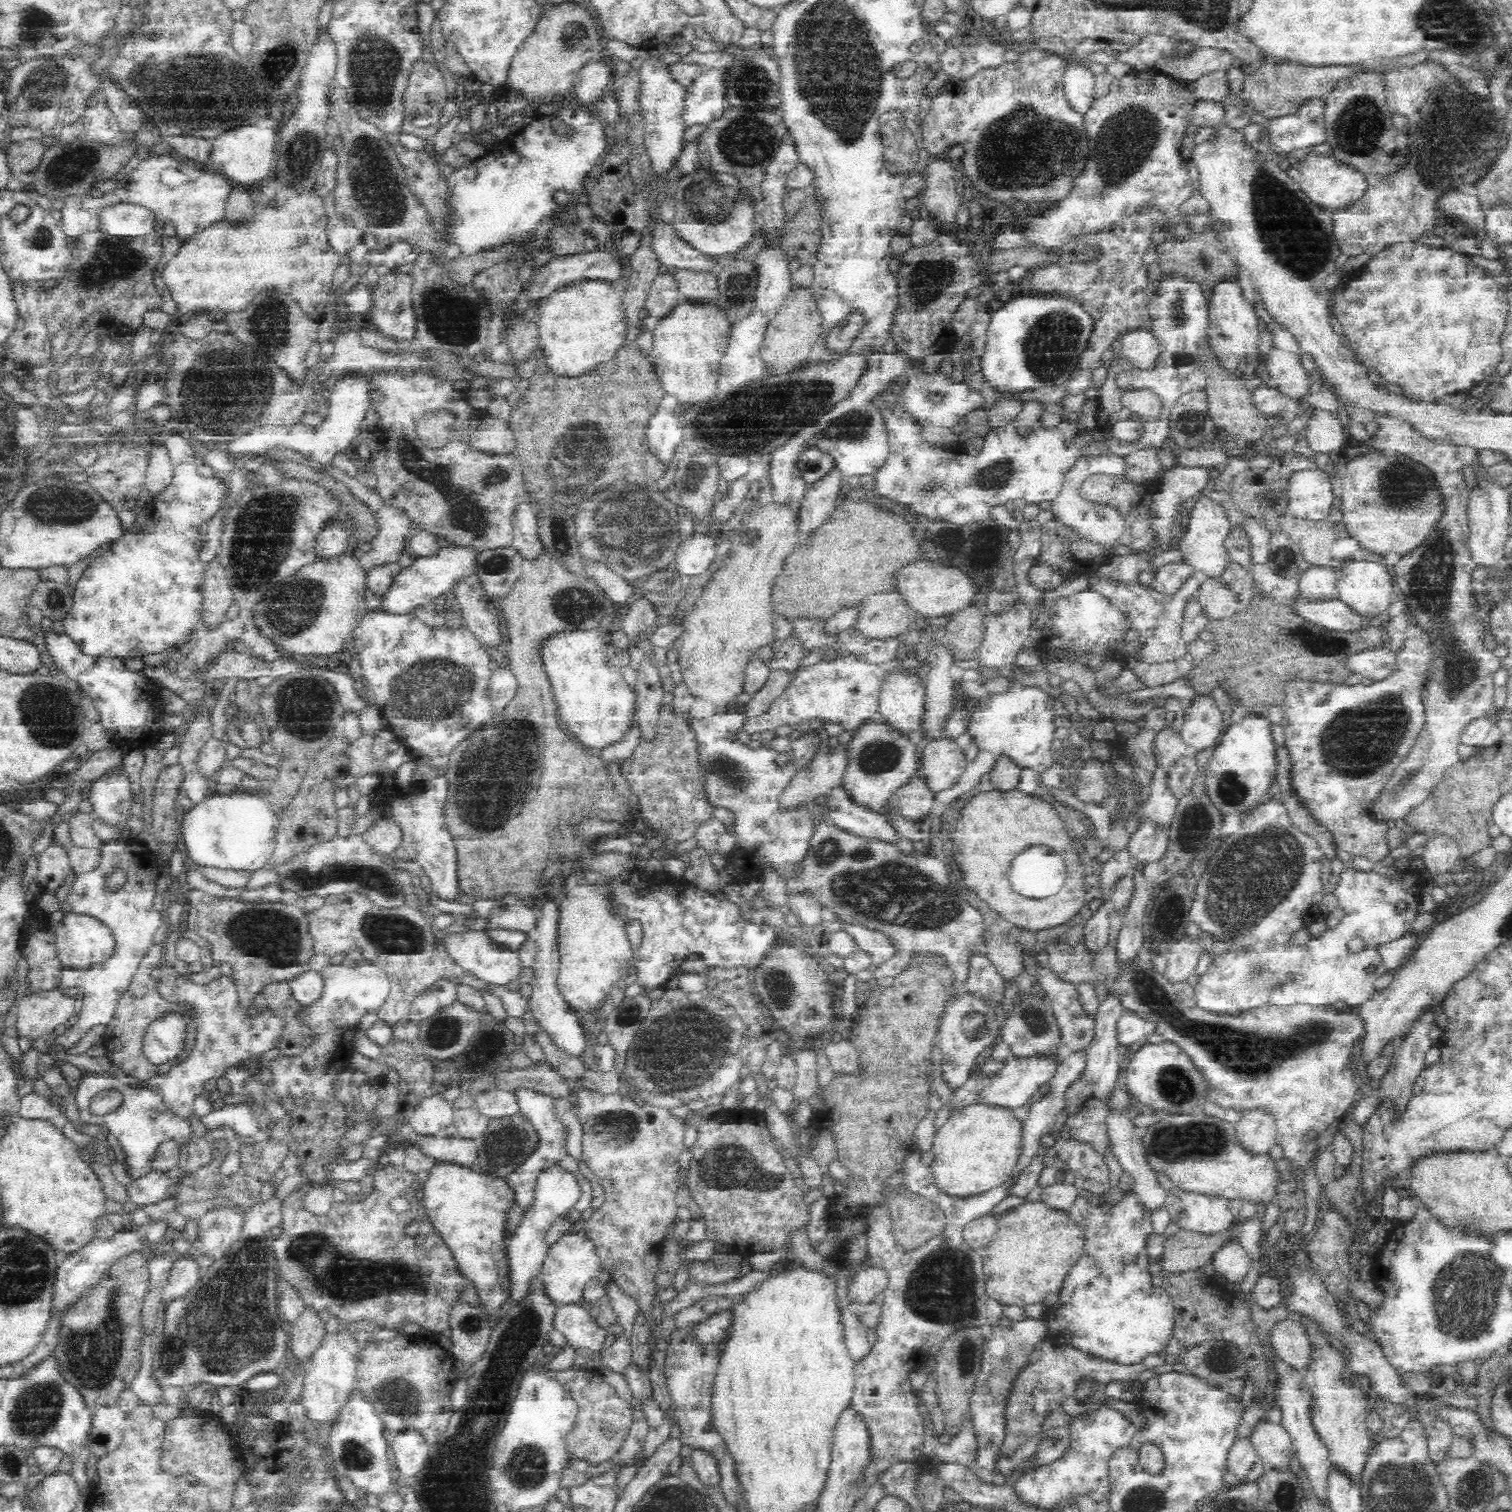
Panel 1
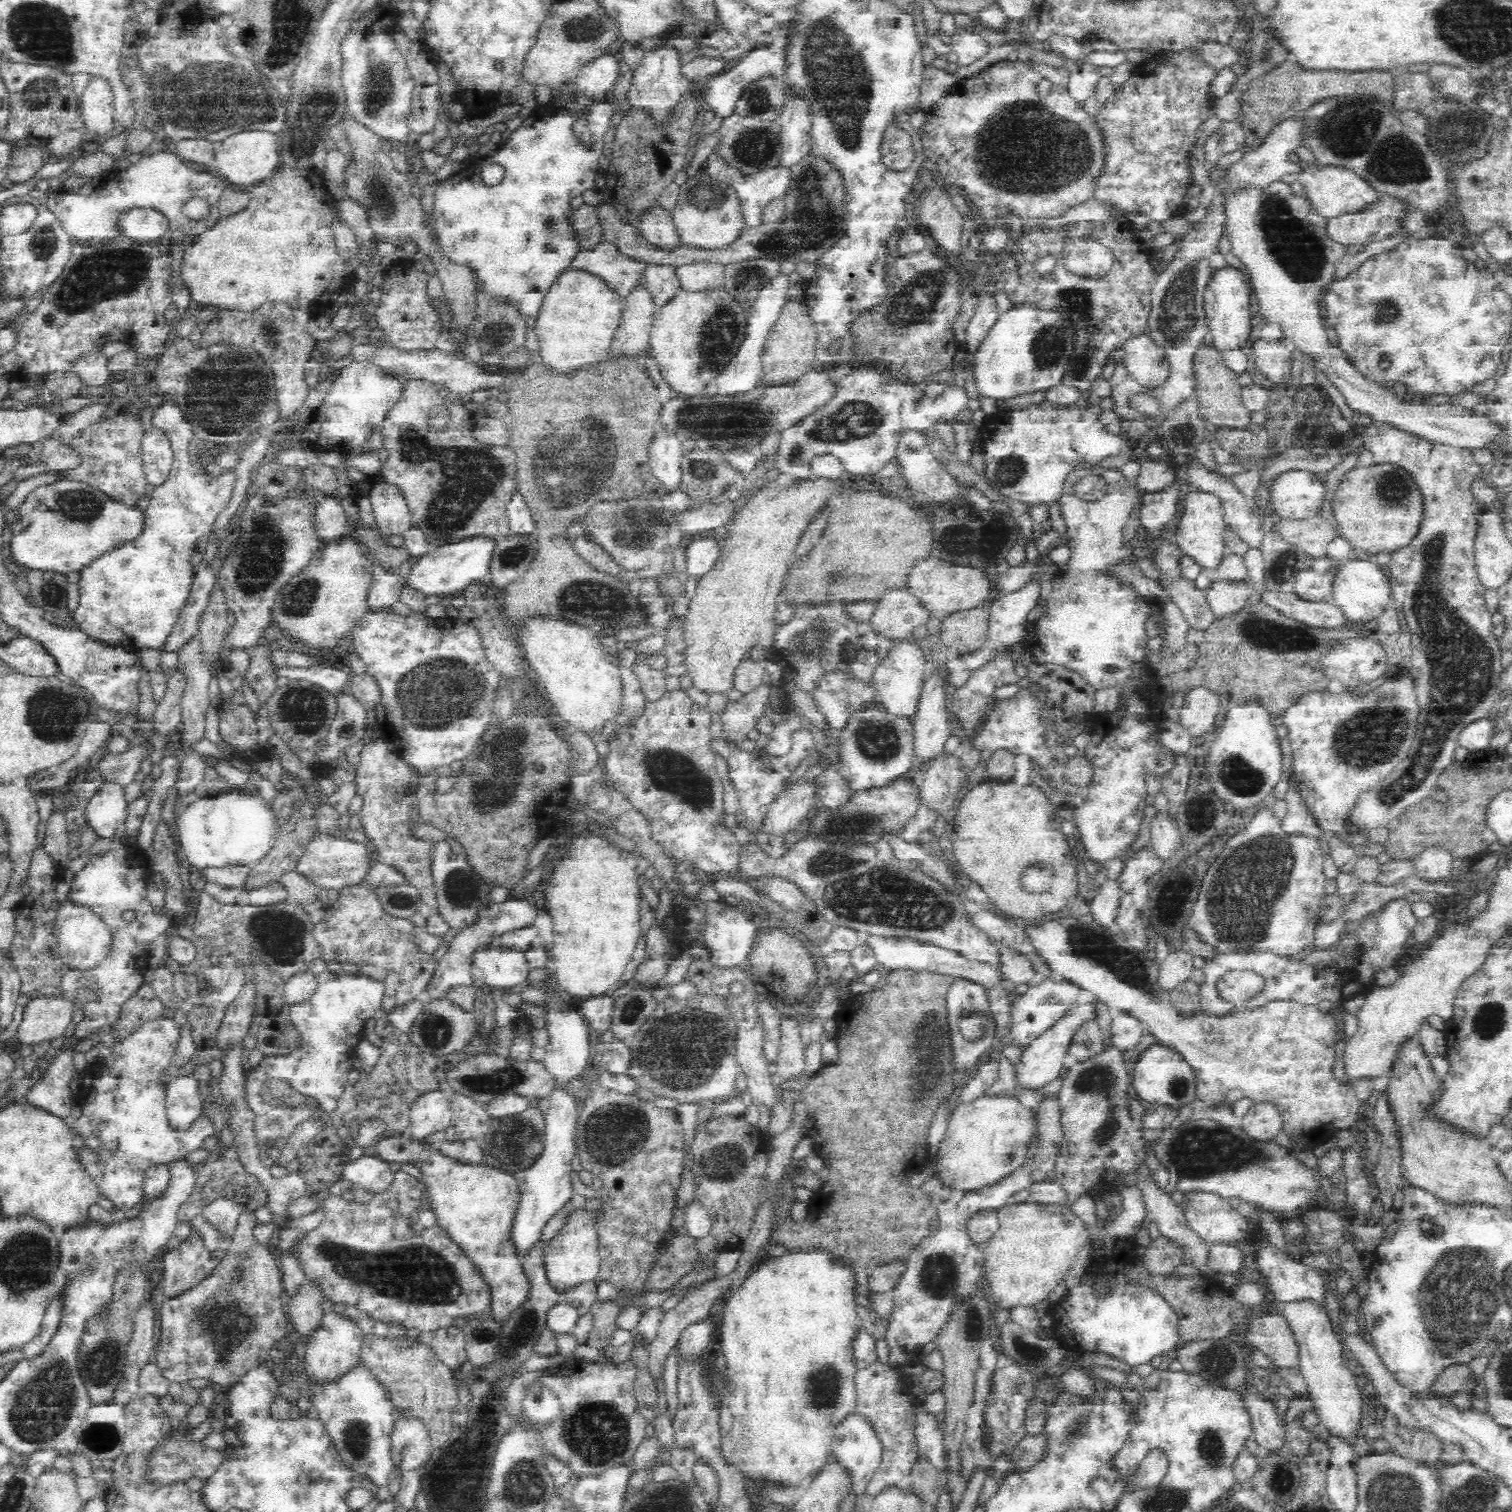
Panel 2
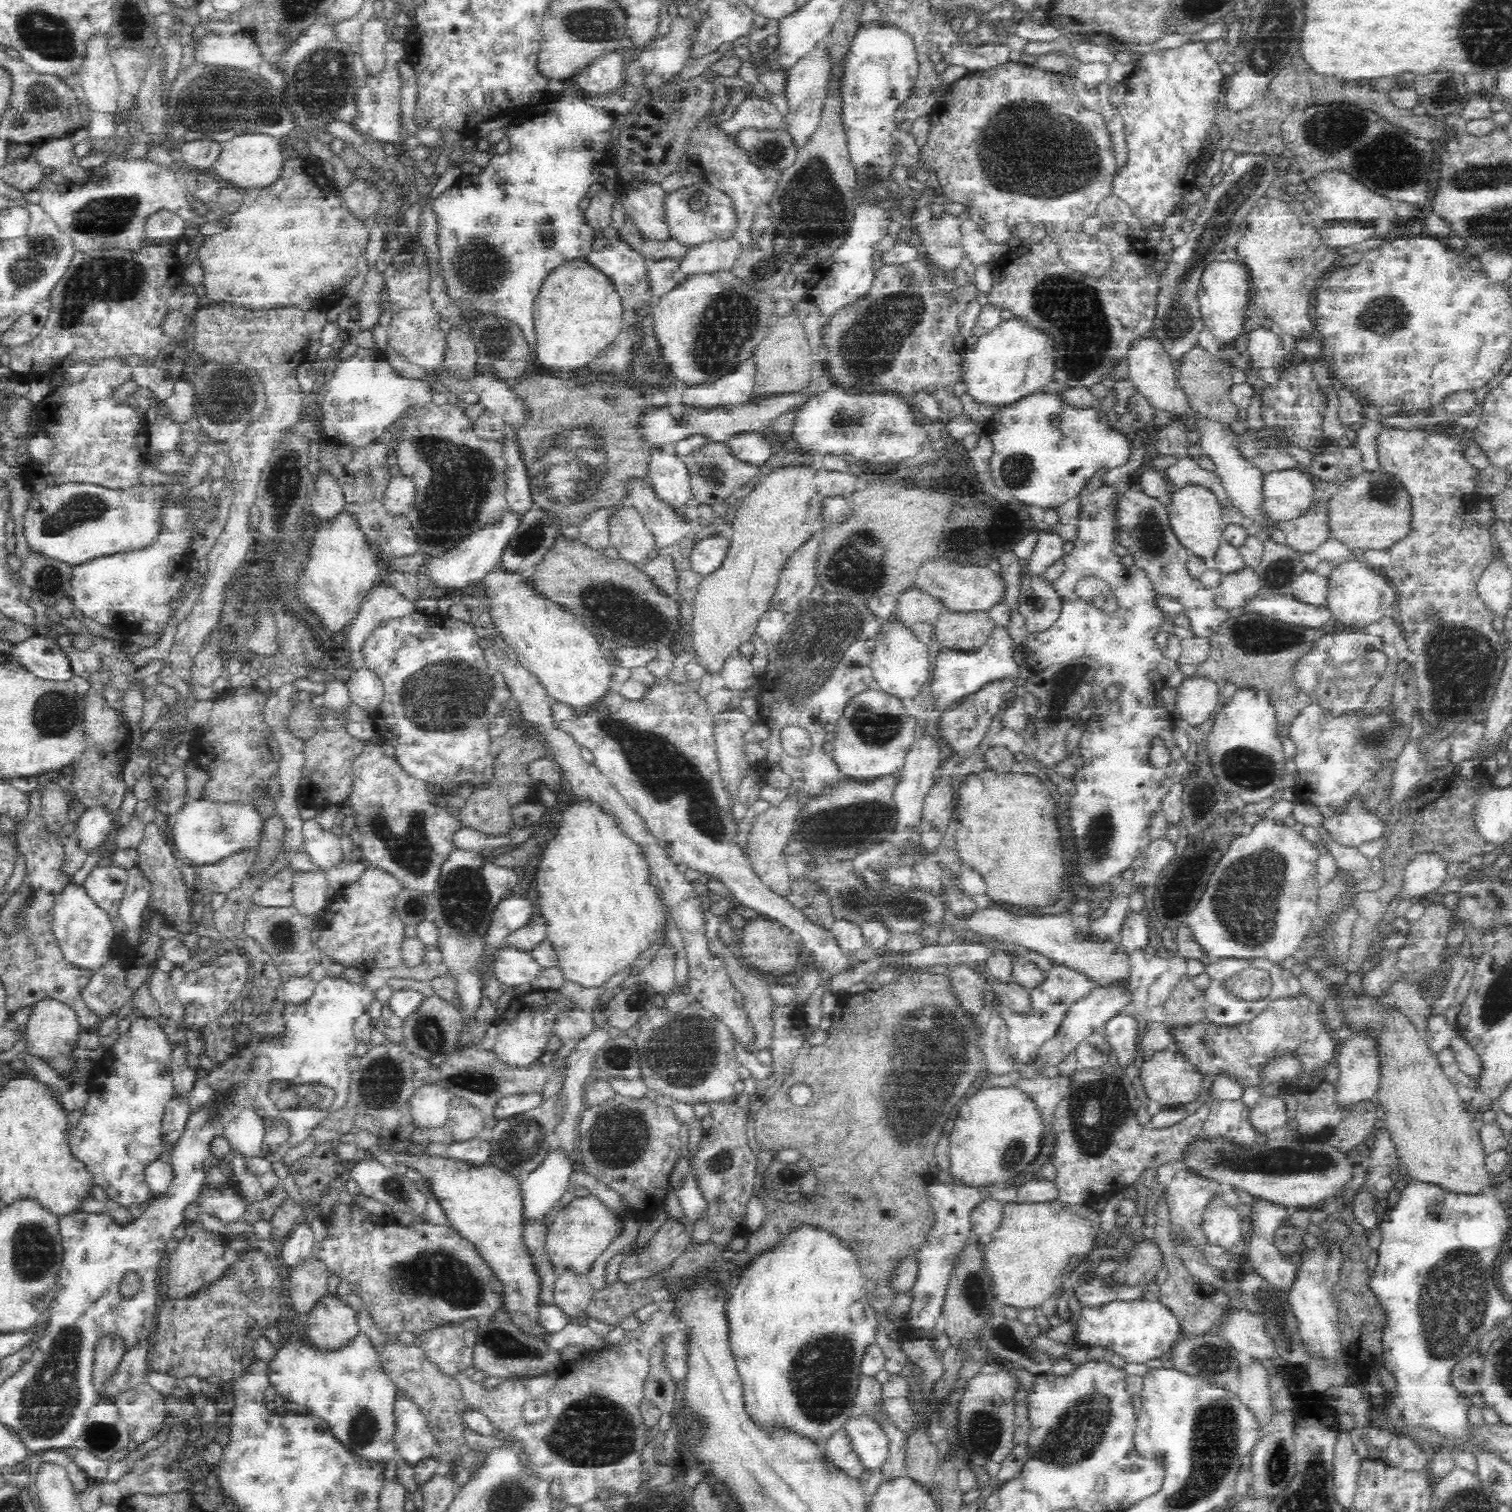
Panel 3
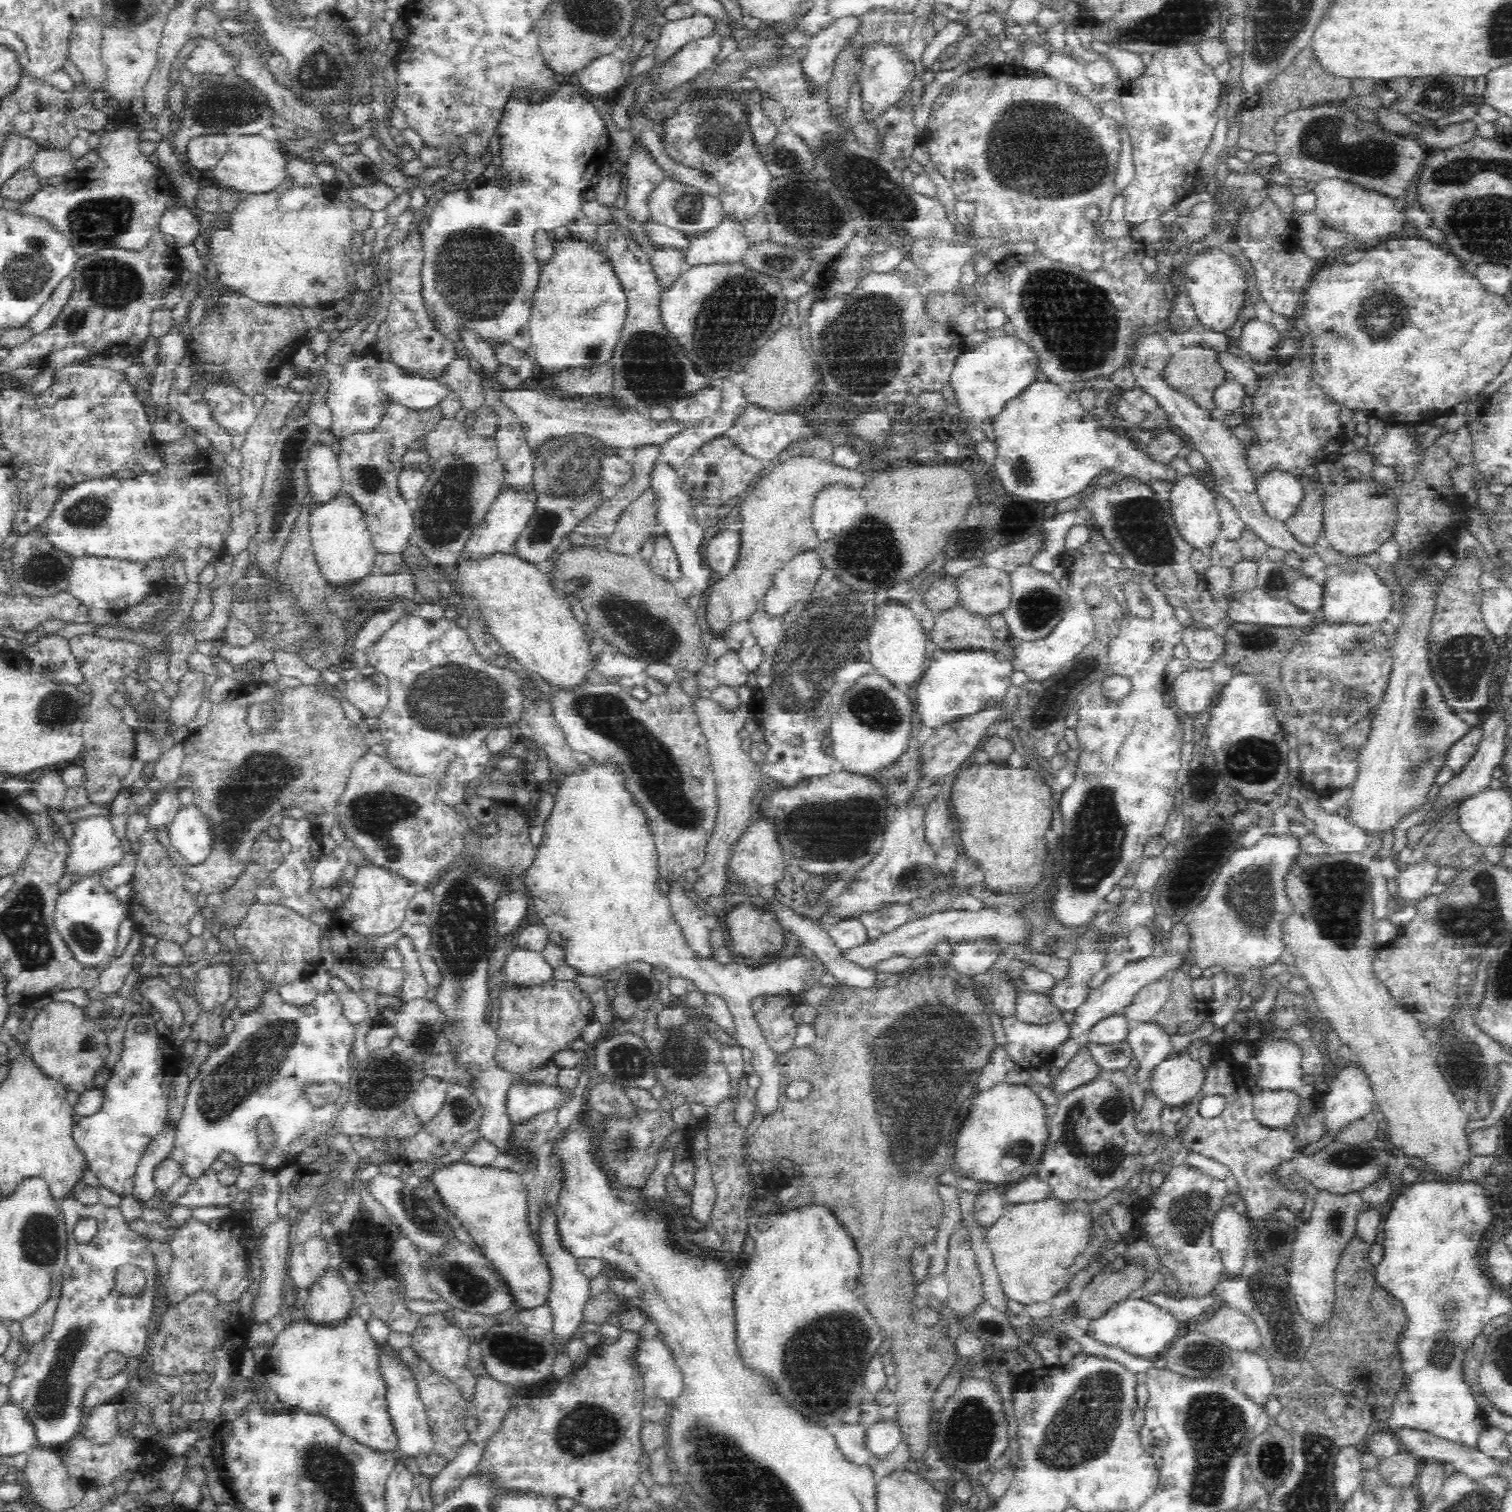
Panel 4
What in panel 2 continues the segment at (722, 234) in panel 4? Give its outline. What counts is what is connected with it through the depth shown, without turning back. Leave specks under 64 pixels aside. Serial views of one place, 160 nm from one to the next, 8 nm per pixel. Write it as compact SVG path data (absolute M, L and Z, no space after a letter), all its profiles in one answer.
M696 262L675 268L681 290L684 292L712 292L723 289L724 265Z

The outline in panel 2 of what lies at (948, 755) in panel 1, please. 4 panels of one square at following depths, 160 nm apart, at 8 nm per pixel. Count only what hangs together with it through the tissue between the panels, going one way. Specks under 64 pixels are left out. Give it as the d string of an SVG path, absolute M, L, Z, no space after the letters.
M942 751L937 757L931 758L931 761L925 764L925 769L921 774L919 793L922 806L934 809L940 815L946 814L948 810L951 810L956 795L960 792L964 776L958 754Z

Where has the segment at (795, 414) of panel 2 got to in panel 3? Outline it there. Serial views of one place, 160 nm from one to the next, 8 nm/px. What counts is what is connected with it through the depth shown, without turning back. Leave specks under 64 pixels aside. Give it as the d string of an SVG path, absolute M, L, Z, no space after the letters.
M804 388L796 392L787 392L756 398L739 405L720 405L715 407L696 407L680 404L663 404L659 407L650 406L643 414L643 433L651 448L666 446L669 442L680 442L690 436L703 436L710 443L720 443L728 446L728 442L735 436L746 432L765 433L770 429L770 424L784 416L786 412L798 410L806 400L810 400L810 388Z

